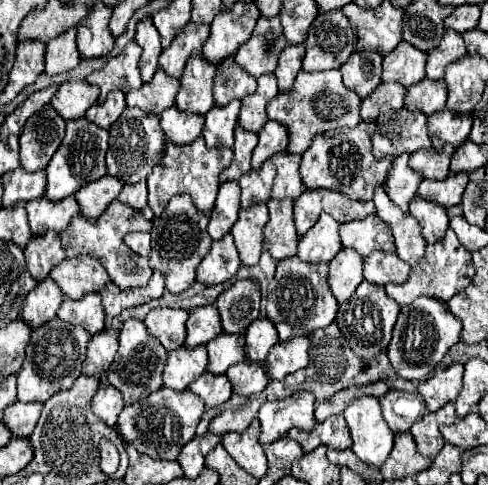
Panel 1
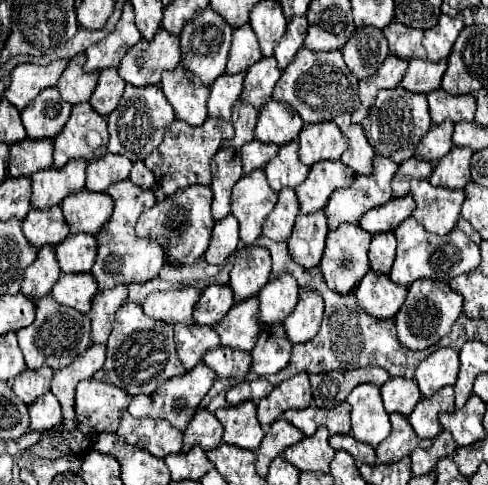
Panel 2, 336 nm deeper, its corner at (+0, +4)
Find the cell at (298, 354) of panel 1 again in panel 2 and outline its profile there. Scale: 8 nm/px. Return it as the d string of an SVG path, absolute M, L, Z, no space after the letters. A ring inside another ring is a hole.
M314 290L302 292L296 310L284 320L288 340L292 344L302 344L306 340L312 340L318 334L322 314L324 314L322 296L318 296L318 292Z

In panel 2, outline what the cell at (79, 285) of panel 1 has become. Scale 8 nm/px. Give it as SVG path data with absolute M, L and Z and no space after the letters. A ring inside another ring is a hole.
M68 234L62 244L56 246L56 258L66 274L90 272L96 260L96 240L86 234Z

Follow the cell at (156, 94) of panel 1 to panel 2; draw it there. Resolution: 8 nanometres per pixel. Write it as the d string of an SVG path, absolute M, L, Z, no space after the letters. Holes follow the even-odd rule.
M158 30L152 42L140 40L122 58L118 74L132 86L160 84L164 70L174 70L180 62L180 42L166 30Z

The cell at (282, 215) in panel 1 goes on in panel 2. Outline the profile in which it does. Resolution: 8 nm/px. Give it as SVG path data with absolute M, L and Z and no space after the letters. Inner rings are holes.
M282 188L278 192L278 202L270 216L264 220L262 234L270 240L288 240L290 232L294 228L294 220L298 216L298 200L292 188Z

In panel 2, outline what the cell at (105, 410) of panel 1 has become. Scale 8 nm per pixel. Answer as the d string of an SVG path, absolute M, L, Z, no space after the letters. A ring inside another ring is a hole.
M82 380L76 388L78 420L92 426L96 432L116 432L128 404L130 396L112 384Z

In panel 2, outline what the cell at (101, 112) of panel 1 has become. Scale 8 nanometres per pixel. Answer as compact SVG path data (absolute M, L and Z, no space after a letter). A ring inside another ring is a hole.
M106 68L106 72L102 72L98 78L96 90L92 92L92 98L90 98L92 108L102 116L108 116L110 112L114 112L114 108L122 98L124 84L126 82L118 76L116 68Z

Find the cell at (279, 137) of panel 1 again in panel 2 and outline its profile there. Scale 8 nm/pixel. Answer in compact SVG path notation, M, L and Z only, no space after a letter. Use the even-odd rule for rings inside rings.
M268 100L260 110L254 136L264 144L284 146L298 138L302 126L302 118L294 108L290 108L290 104Z

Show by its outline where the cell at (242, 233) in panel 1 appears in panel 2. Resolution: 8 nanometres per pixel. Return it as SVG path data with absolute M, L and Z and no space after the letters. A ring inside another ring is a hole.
M264 170L242 176L232 190L232 216L240 222L240 240L250 246L262 234L262 222L276 206L276 192L268 186Z

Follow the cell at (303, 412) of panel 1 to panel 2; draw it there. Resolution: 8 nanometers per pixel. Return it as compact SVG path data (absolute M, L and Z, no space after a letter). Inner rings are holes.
M300 372L290 380L280 382L270 396L258 402L258 422L268 428L274 420L282 418L286 410L308 408L312 404L312 390L308 374Z

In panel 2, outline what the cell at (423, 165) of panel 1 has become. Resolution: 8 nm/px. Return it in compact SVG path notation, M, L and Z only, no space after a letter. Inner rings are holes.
M450 120L442 122L440 126L432 126L430 132L416 146L414 156L438 164L438 160L442 160L442 156L446 156L452 150L452 130L454 124Z

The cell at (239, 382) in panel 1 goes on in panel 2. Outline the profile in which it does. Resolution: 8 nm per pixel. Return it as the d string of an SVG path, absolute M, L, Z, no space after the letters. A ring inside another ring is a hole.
M282 324L266 326L260 332L258 342L252 350L252 372L256 372L258 376L280 372L282 368L286 368L290 360L290 352L292 352L292 344L286 338L284 326Z

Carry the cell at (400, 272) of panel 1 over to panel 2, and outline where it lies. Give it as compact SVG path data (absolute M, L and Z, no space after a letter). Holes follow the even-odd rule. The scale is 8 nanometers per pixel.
M384 232L384 234L372 236L368 258L370 258L370 268L374 272L388 274L392 264L394 264L394 258L396 258L396 238L394 238L394 234Z

